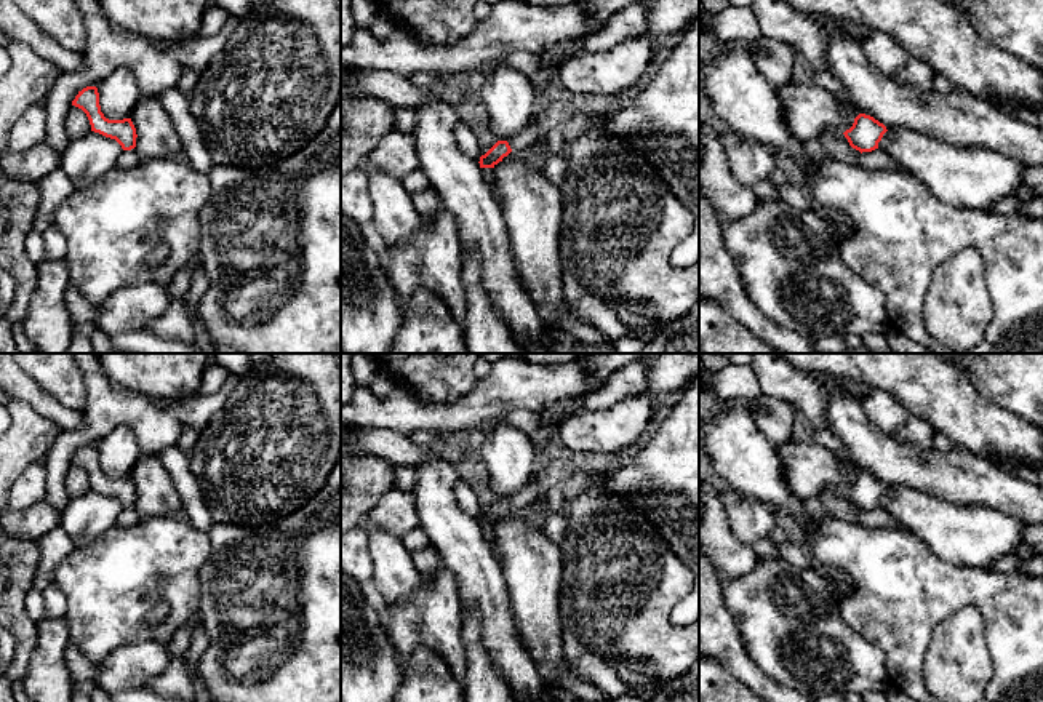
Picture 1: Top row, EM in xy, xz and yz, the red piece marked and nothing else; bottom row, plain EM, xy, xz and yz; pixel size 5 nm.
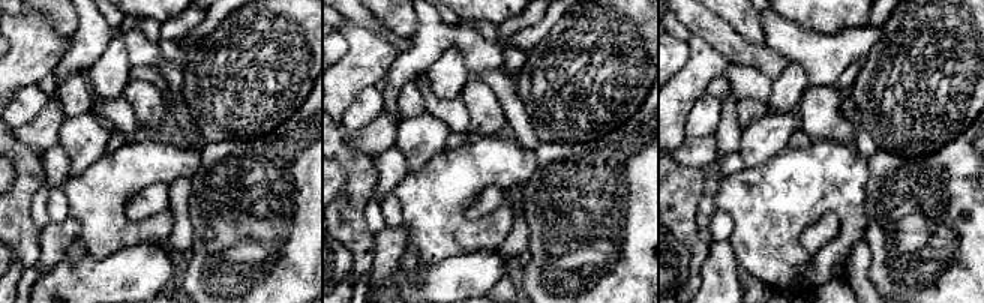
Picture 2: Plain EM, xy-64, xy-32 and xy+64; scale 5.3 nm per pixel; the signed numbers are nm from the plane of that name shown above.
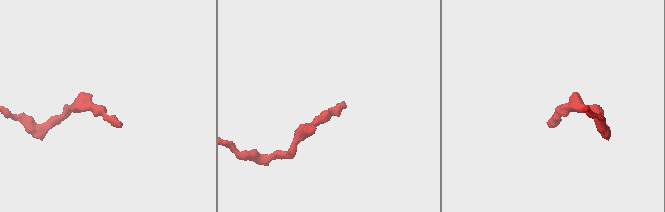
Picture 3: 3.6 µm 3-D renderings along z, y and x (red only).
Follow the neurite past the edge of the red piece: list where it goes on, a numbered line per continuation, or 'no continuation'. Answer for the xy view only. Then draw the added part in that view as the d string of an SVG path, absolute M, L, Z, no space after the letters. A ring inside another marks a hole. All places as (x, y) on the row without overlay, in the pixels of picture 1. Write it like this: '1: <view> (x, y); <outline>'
no continuation

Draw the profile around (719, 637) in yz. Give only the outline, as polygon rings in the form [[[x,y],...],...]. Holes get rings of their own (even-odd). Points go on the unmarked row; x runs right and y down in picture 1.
[[[701,548],[699,654],[717,659],[765,702],[811,702],[809,696],[773,681],[747,656],[737,625],[725,604],[717,569]]]

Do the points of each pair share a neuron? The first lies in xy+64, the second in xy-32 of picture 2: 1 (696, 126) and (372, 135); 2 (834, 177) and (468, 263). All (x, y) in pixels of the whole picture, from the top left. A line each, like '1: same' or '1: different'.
1: different
2: different

